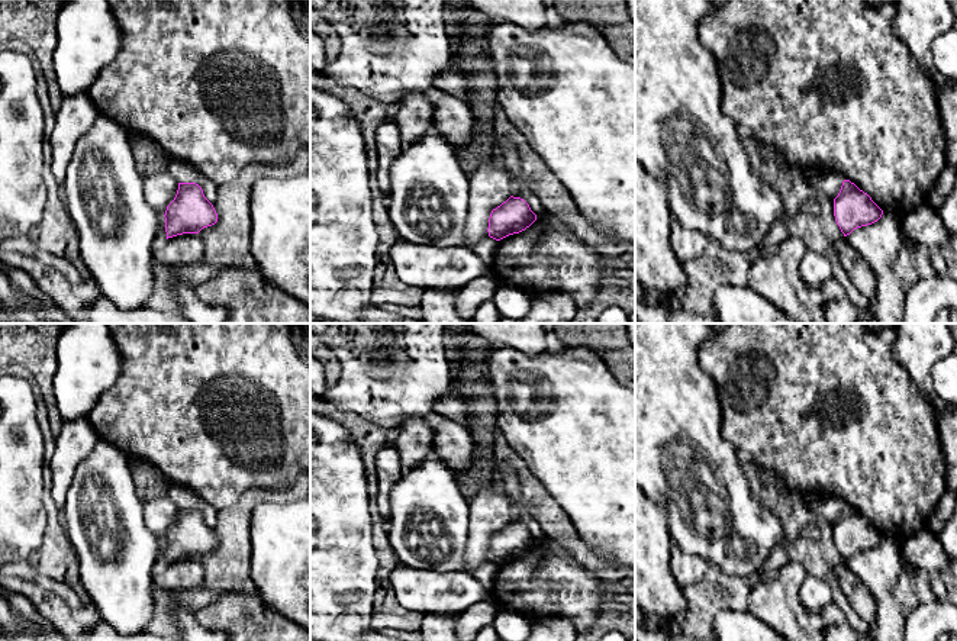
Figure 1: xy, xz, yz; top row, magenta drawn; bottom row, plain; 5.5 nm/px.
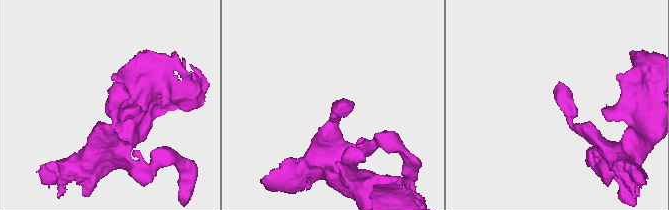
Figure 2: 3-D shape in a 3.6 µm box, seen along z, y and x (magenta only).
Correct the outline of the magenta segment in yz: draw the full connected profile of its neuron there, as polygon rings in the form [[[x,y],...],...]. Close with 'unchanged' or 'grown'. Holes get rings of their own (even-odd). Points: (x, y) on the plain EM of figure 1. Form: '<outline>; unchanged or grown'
[[[844,505],[834,524],[834,541],[844,561],[854,554],[877,547],[883,535],[850,505]]]; unchanged

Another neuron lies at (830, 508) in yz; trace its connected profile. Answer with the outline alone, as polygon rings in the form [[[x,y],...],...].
[[[799,493],[803,505],[828,519],[832,525],[838,521],[844,502],[824,493]]]

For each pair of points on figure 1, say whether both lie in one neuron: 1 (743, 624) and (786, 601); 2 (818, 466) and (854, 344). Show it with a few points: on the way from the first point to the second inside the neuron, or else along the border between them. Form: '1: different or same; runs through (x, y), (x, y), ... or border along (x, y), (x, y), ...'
1: different; border along (747, 609), (770, 625)
2: same; runs through (846, 434), (860, 427), (869, 412), (854, 376)

